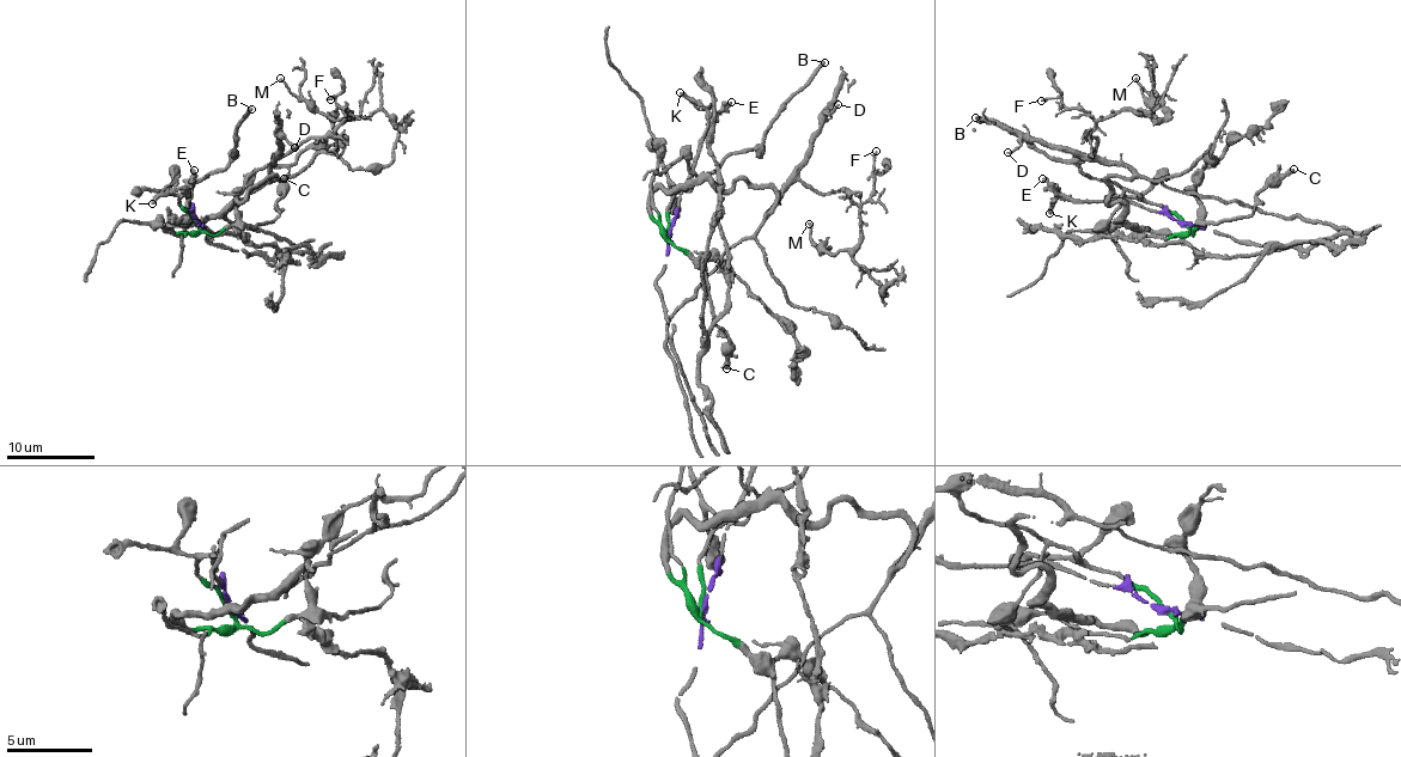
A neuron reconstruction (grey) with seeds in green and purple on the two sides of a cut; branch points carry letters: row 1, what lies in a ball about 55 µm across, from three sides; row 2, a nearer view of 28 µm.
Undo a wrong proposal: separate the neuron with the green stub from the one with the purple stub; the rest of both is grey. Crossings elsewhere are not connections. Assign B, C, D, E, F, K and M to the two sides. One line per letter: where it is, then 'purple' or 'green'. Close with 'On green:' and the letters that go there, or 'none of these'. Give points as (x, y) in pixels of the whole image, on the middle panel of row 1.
B: (824, 62) | green
C: (726, 368) | green
D: (838, 104) | green
E: (731, 102) | purple
F: (876, 151) | green
K: (680, 92) | purple
M: (809, 224) | green
On green: B, C, D, F, M

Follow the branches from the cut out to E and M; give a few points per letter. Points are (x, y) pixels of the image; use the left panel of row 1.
E: (198, 225), (193, 211), (187, 207), (186, 190), (193, 170)
M: (198, 225), (219, 233), (236, 221), (241, 193), (267, 184), (270, 164), (352, 115), (328, 118), (281, 78)

